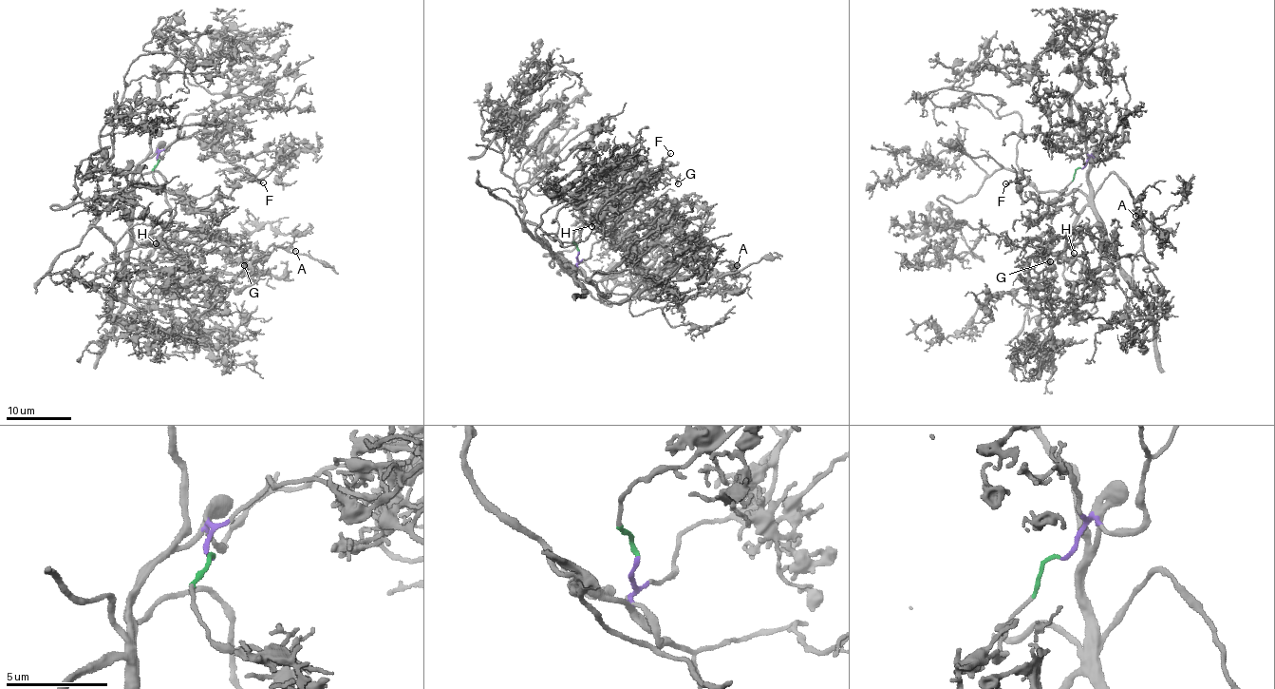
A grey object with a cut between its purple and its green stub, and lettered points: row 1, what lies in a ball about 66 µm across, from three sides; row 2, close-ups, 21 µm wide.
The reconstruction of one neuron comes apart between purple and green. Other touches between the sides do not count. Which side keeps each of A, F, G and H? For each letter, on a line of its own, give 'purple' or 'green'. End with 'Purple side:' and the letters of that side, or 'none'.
A: purple
F: green
G: purple
H: purple
Purple side: A, G, H

